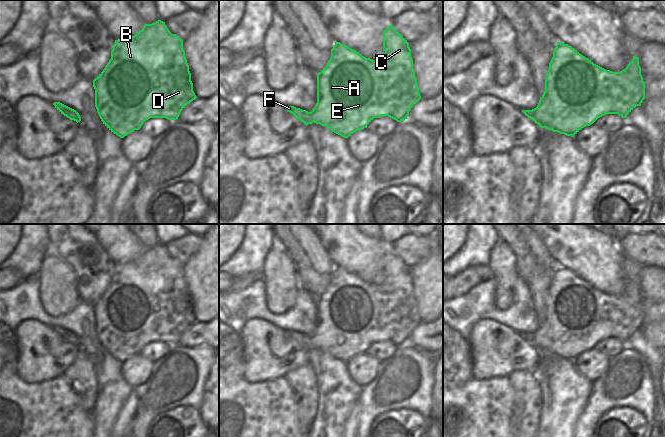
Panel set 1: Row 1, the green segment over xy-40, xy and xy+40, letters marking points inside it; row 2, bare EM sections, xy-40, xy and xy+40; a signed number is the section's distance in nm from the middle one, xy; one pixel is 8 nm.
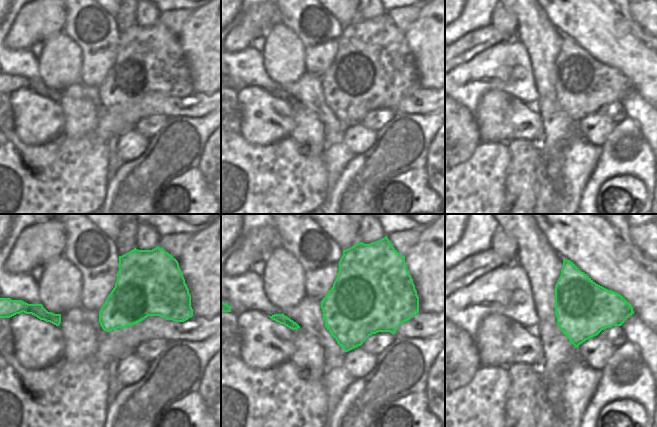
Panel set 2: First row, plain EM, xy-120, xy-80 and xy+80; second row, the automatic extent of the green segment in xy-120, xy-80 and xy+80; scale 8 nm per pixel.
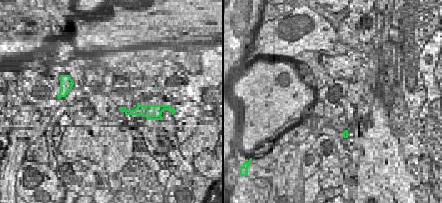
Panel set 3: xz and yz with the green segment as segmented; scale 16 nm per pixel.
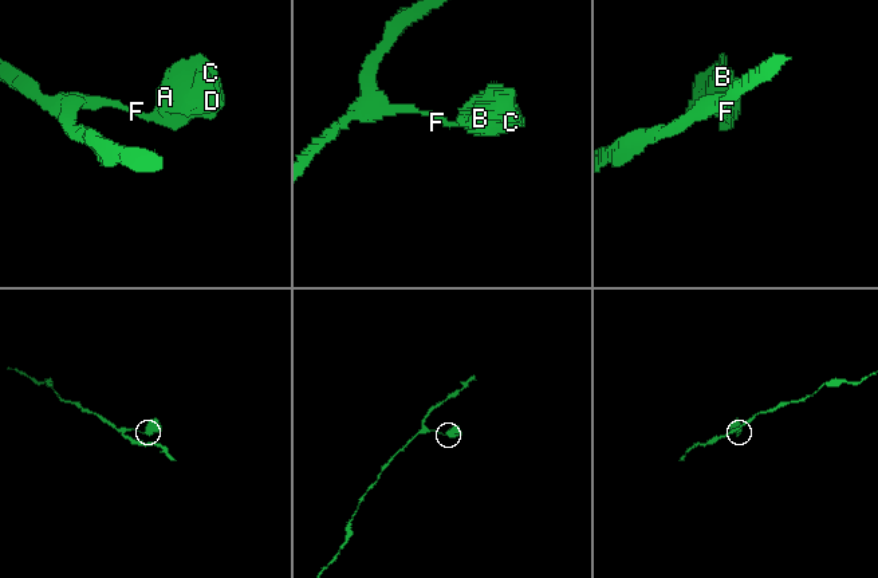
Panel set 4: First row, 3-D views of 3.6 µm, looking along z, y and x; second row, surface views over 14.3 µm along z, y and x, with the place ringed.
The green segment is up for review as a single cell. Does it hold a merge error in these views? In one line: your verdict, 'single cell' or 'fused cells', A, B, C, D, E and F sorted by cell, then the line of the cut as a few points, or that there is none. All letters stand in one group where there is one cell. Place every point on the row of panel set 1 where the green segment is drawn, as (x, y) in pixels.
single cell | A B C D E F | no cut

